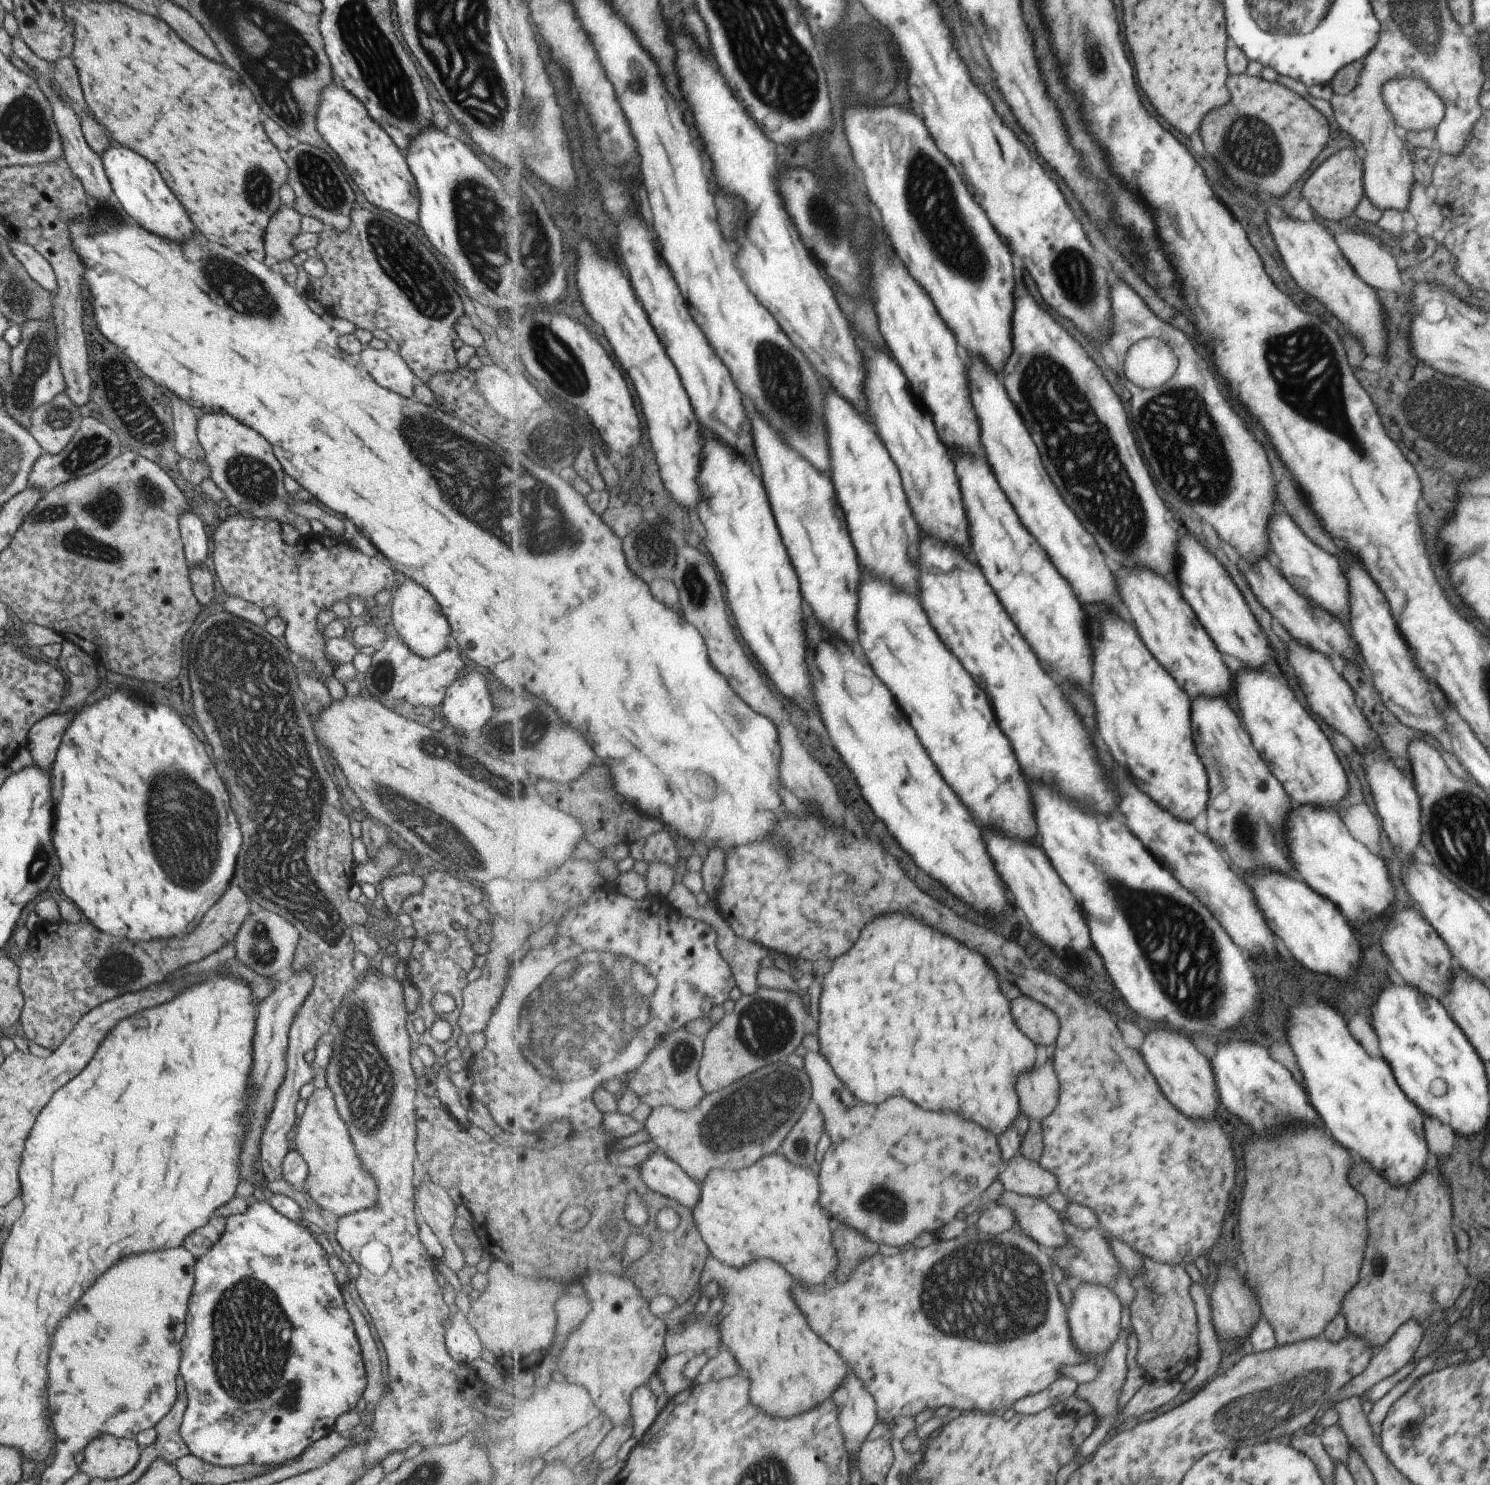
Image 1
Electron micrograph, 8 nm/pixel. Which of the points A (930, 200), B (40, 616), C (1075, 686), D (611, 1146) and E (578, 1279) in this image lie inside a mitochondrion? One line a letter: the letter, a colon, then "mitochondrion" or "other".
A: mitochondrion
B: other
C: other
D: other
E: other

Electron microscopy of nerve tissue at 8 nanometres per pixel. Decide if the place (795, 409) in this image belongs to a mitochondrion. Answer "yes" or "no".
yes

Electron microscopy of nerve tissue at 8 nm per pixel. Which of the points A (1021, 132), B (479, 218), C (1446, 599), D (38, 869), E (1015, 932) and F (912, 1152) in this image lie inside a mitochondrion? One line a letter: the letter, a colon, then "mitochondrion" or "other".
A: other
B: mitochondrion
C: other
D: mitochondrion
E: other
F: other

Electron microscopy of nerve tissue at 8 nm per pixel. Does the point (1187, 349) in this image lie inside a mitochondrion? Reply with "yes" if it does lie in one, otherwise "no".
no

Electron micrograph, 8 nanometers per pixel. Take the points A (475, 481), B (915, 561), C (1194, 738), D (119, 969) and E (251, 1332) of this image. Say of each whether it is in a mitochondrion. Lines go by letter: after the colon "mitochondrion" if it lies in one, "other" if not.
A: mitochondrion
B: other
C: other
D: mitochondrion
E: mitochondrion

